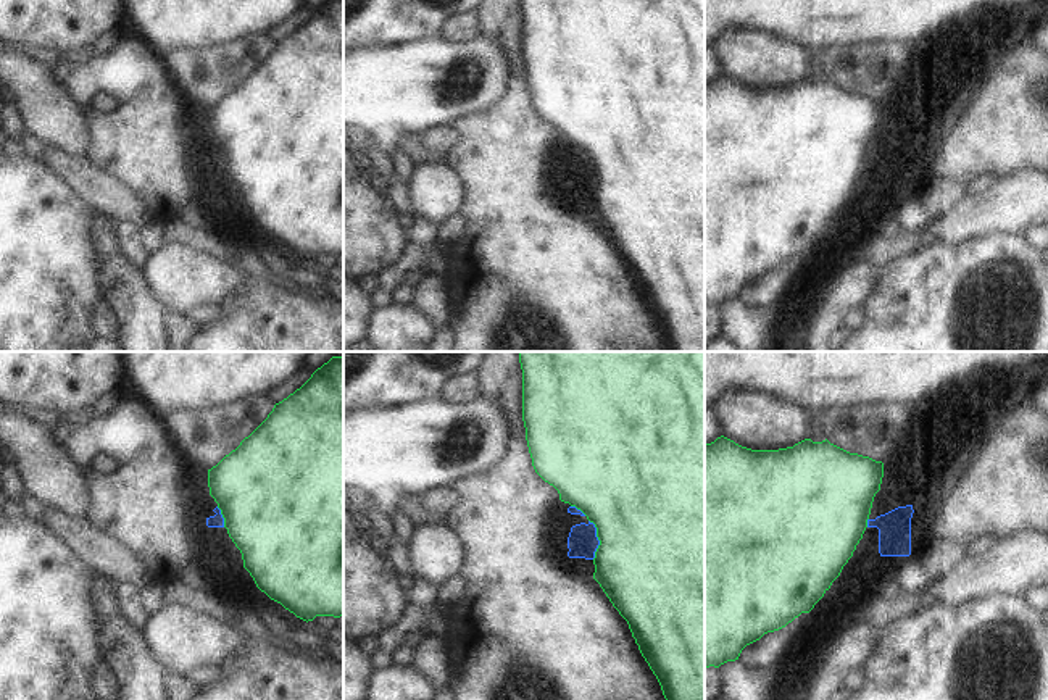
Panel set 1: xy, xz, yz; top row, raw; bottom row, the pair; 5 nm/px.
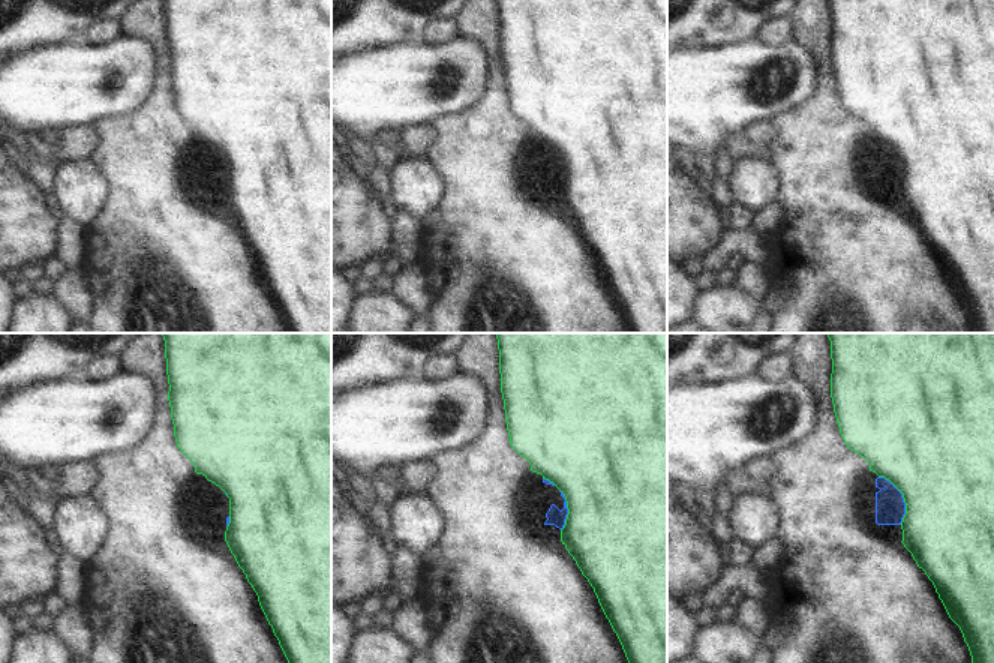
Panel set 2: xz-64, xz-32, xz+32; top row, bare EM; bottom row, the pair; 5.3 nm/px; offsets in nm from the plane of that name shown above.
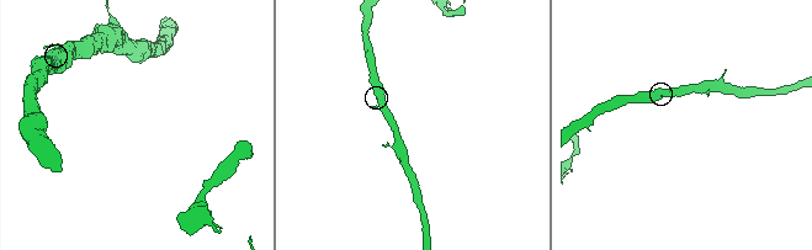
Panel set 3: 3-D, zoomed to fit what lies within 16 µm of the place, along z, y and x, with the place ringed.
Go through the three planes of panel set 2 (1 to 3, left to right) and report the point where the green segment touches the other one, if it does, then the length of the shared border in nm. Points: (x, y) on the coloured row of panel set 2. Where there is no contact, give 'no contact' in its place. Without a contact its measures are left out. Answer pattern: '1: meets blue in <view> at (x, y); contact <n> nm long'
1: meets blue in xz-64 at (228, 522); contact 70 nm long
2: meets blue in xz-32 at (567, 510); contact 220 nm long
3: meets blue in xz+32 at (903, 498); contact 300 nm long

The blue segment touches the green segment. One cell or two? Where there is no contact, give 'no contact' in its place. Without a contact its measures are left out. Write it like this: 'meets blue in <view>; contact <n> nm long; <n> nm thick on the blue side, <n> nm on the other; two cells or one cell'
meets blue in xz; contact 200 nm long; 160 nm thick on the blue side, 480 nm on the other; one cell

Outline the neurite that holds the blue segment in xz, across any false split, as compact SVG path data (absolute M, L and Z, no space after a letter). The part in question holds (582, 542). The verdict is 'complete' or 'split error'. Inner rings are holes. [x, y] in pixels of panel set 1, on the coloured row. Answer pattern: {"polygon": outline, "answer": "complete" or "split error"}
{"polygon": "M519 352L522 369L522 421L526 440L535 473L553 485L559 500L569 503L568 513L580 515L588 523L571 527L568 537L568 556L592 560L595 565L593 579L600 584L613 606L627 621L632 637L650 669L656 676L666 700L705 700L705 352Z", "answer": "split error"}

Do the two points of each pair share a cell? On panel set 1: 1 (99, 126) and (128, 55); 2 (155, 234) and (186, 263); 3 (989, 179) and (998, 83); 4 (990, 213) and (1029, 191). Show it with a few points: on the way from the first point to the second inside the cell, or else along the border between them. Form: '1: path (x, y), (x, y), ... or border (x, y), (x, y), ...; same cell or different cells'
1: path (118, 112), (128, 102), (128, 74); same cell
2: border (165, 244), (149, 255); different cells
3: border (998, 178), (992, 173), (982, 173), (968, 186); different cells
4: path (1000, 210), (1019, 200); same cell

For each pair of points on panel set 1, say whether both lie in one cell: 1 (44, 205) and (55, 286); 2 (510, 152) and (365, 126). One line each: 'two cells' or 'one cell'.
1: one cell
2: two cells

